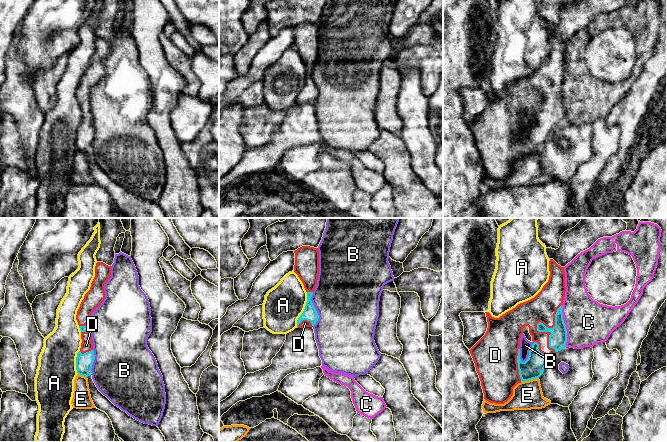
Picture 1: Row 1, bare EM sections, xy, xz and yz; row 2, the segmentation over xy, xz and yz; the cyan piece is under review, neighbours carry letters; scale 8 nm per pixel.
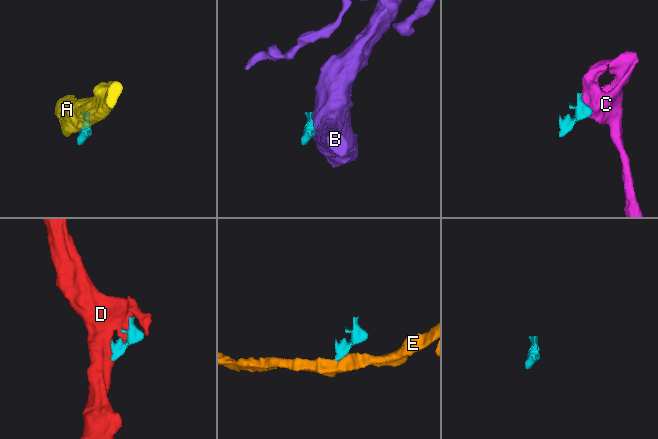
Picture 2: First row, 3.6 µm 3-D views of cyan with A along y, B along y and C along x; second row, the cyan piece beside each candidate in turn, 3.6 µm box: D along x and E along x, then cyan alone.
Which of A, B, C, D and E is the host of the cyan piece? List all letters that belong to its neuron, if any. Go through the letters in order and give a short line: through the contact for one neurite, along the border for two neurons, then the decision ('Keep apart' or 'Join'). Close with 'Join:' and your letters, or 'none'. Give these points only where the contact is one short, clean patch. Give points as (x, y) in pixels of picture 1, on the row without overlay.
A: Keep apart
B: Keep apart
C: Line: yz (561, 81), (566, 106), (566, 122). Keep apart
D: Join
E: Line: yz (538, 153), (521, 158). Keep apart
Join: D

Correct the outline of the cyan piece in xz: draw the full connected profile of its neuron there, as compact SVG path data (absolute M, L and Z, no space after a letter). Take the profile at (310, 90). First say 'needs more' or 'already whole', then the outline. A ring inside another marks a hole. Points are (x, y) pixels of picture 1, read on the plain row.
needs more; M302 22L294 29L294 48L302 57L307 68L307 78L303 89L297 96L297 104L313 103L319 95L319 91L311 77L319 50L319 27L318 24Z

